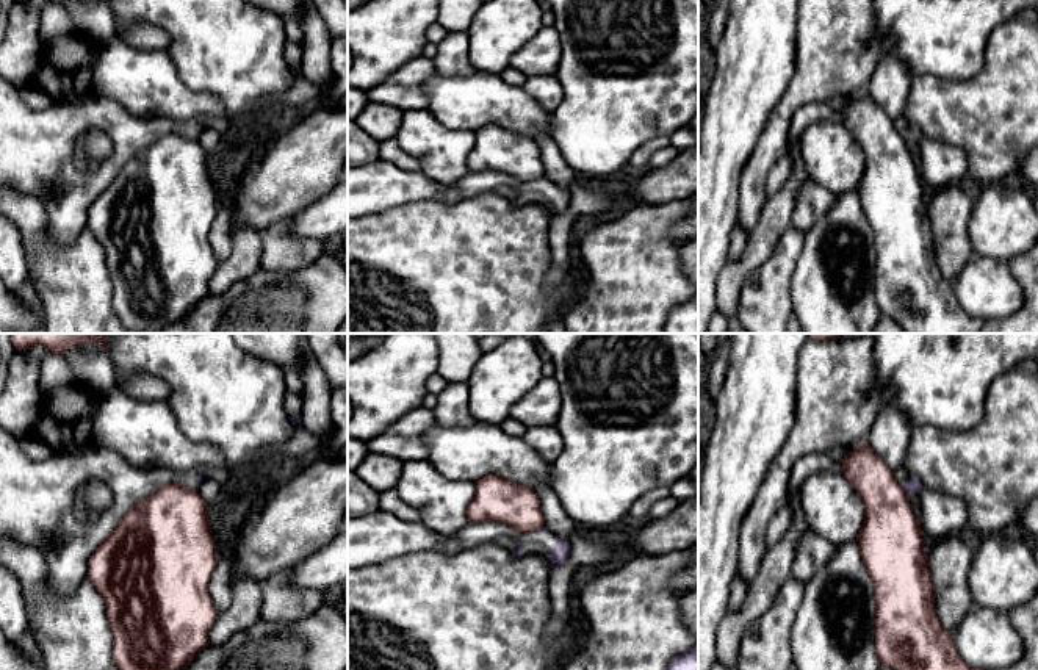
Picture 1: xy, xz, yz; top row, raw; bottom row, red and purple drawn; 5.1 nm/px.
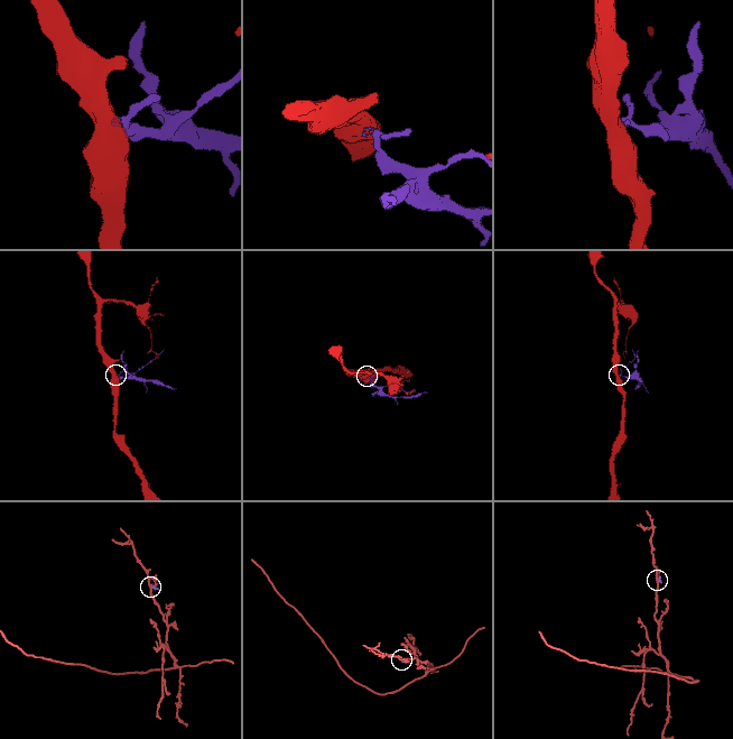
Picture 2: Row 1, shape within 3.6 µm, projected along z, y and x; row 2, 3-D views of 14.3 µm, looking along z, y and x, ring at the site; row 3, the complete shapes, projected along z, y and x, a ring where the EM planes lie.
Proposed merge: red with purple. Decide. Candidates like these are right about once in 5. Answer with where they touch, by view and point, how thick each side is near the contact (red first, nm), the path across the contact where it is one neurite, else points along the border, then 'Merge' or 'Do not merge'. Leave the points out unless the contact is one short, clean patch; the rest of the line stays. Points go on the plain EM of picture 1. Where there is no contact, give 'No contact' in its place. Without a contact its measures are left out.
Touches red at yz (902, 138). Thickness 320 nm (red) against 70 nm. Boundary: yz (897, 132), (907, 143). Do not merge

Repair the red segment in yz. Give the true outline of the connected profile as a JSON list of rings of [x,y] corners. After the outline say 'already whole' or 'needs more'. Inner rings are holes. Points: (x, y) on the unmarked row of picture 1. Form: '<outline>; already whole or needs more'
[[[867,89],[839,111],[844,127],[858,141],[864,155],[864,171],[856,191],[875,241],[878,313],[894,319],[905,333],[980,333],[985,322],[960,307],[952,283],[942,277],[935,261],[935,235],[922,189],[924,180],[908,142]]]; already whole

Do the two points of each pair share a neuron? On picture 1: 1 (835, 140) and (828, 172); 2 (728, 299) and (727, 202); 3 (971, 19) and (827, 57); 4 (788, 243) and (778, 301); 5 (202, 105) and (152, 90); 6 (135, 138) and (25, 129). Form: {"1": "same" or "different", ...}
{"1": "same", "2": "different", "3": "different", "4": "same", "5": "same", "6": "same"}

